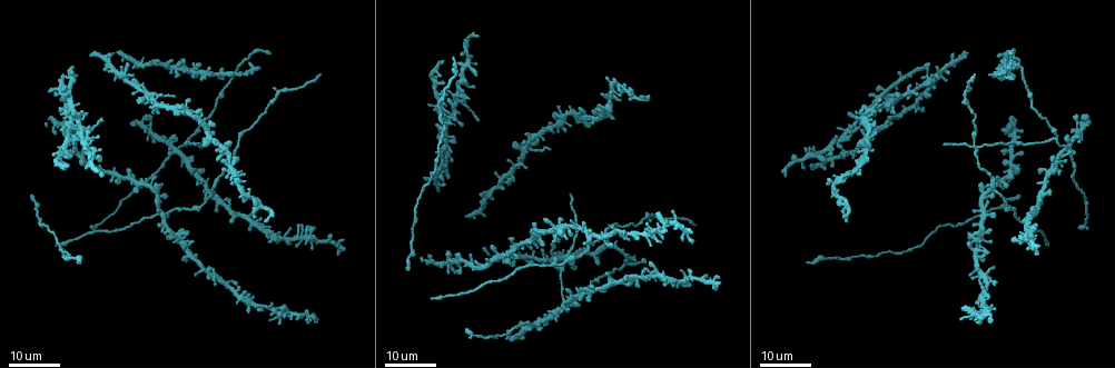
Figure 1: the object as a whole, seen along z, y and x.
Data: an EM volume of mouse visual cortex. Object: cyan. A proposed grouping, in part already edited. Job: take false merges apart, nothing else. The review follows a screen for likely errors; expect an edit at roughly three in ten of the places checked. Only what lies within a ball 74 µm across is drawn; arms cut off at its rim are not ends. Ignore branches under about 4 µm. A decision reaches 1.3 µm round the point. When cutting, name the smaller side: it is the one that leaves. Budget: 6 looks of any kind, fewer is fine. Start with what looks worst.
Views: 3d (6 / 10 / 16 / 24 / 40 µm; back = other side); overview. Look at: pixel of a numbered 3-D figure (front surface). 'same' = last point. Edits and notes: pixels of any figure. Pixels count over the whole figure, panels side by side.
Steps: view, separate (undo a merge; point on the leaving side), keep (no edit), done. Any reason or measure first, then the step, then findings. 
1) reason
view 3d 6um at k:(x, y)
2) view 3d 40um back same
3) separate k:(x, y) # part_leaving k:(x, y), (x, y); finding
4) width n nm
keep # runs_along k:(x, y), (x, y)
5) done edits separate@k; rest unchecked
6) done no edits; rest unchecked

looks like a crossing
view 3d 16um at 1:(151, 97)

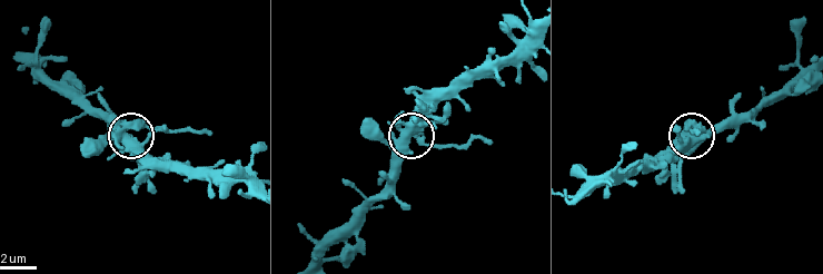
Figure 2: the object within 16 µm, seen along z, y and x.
view 3d 6um at 2:(412, 132)

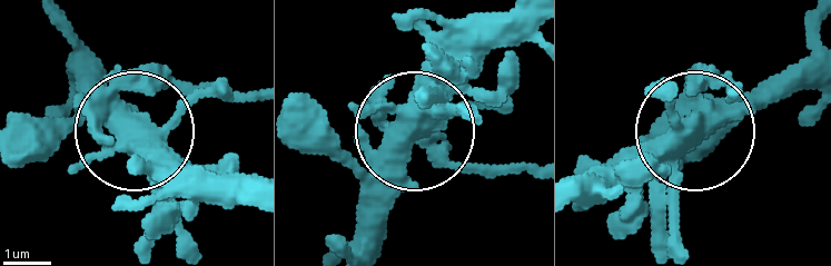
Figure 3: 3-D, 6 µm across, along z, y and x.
arms 5
separate 3:(445, 154) # part_leaving 3:(393, 132), (473, 168), (532, 168); a second cell is stuck on

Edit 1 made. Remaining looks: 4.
four arms meet
view 3d 24um at 1:(461, 102)

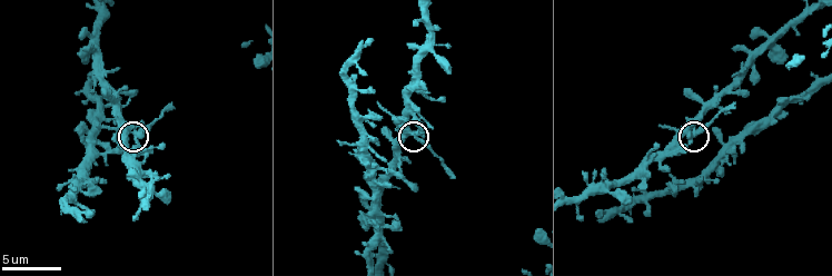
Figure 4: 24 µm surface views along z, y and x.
view 3d 6um at 4:(695, 132)

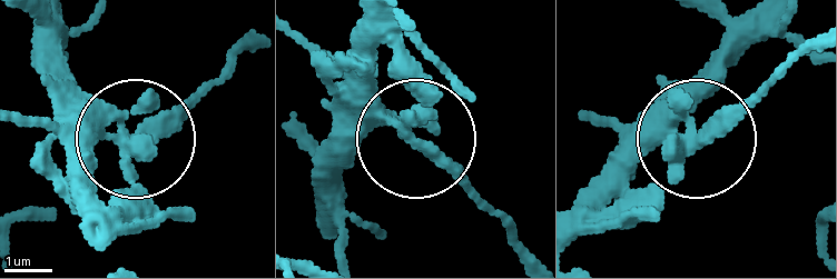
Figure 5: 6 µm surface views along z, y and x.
width 290 nm
separate 5:(174, 118) # a second cell is stuck on

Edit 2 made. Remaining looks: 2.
view 3d 24um at 1:(190, 211)

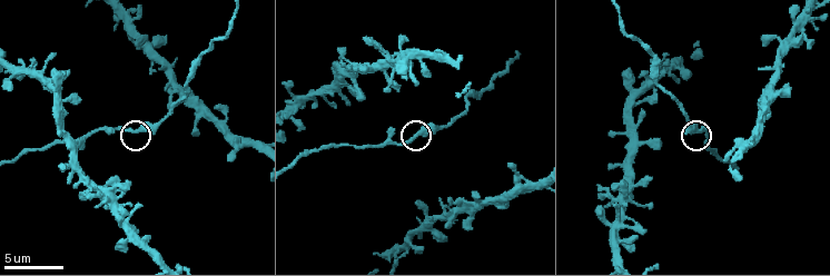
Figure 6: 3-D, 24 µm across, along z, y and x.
zoom in
view 3d 6um at 6:(139, 128)

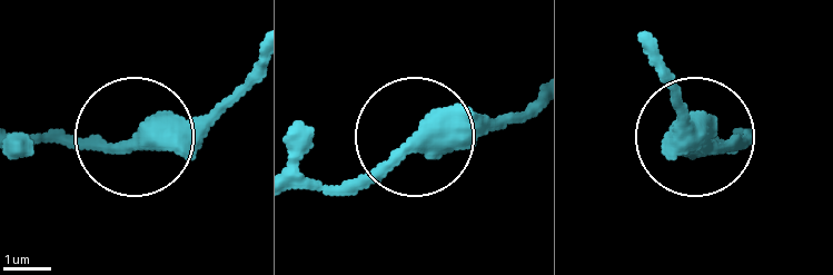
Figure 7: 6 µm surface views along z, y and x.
side_arm 44 um
keep # one cell here

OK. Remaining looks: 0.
done edits separate@3, separate@5; rest unchecked

